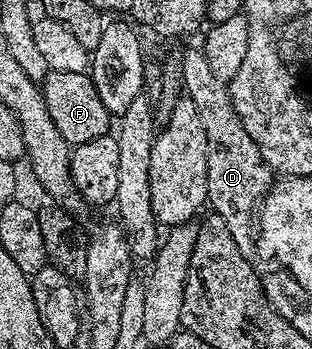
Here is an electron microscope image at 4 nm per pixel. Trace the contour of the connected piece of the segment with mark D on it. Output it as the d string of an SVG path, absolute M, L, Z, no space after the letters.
M199 48L192 49L184 57L184 89L187 100L198 107L198 119L206 127L206 179L208 180L207 204L226 223L238 251L249 259L255 258L256 239L254 226L258 221L260 202L274 184L274 174L262 159L258 143L250 139L238 111L234 111L229 86L210 68L206 55Z

